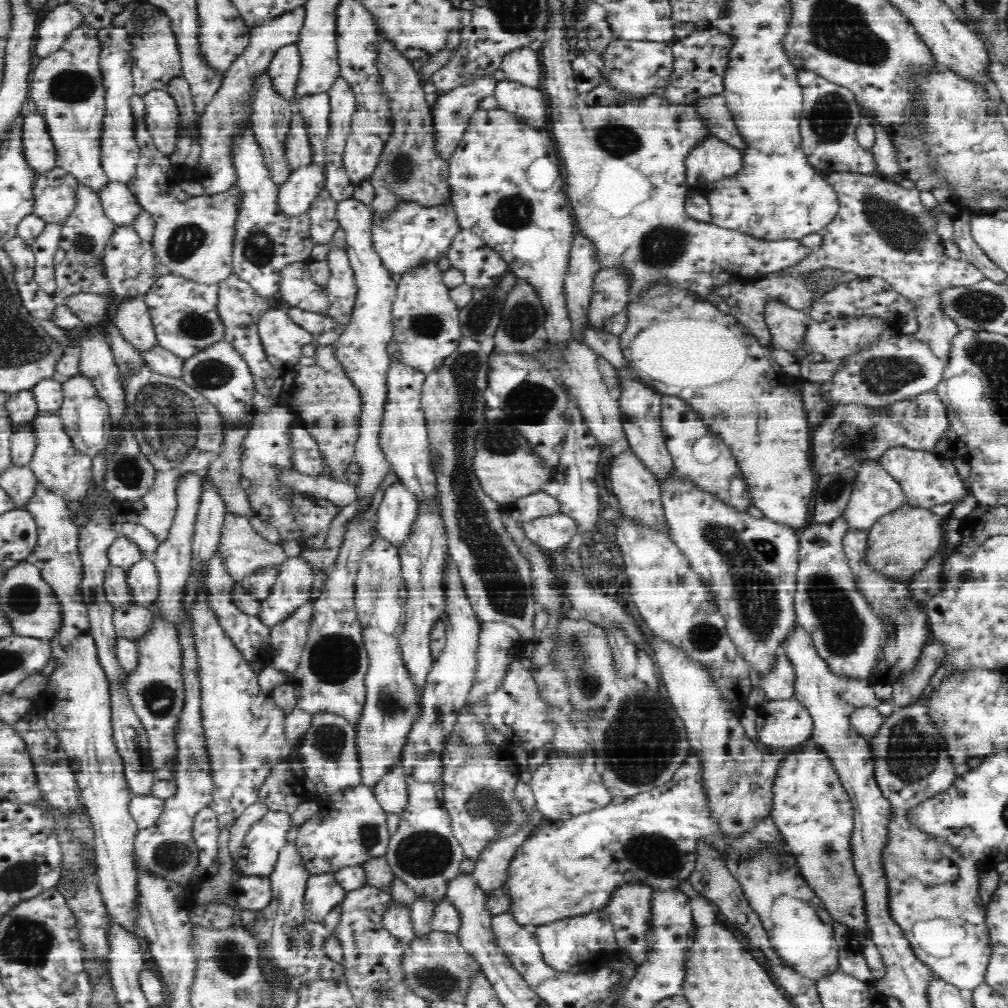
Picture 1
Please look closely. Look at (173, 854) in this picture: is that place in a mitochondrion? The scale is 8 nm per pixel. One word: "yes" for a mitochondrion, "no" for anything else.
yes

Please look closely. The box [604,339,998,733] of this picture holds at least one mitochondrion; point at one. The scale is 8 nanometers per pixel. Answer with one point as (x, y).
(759, 611)

